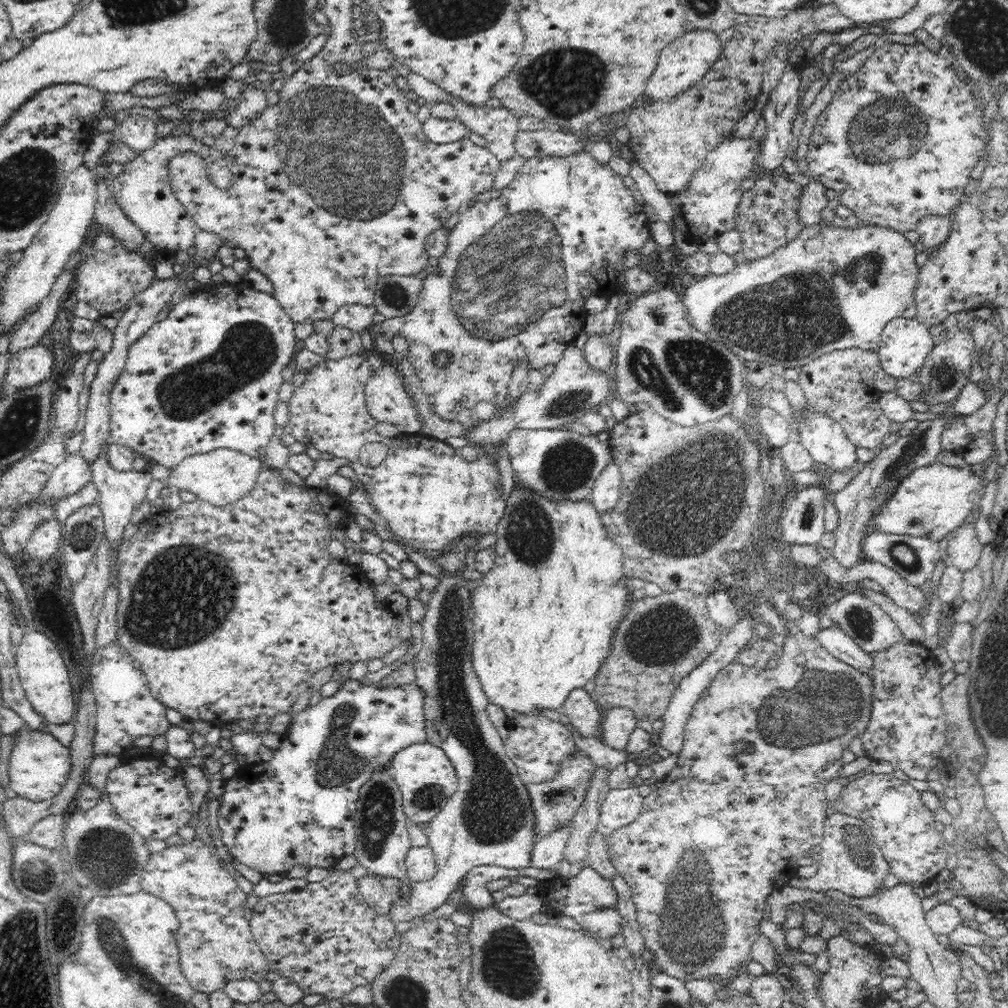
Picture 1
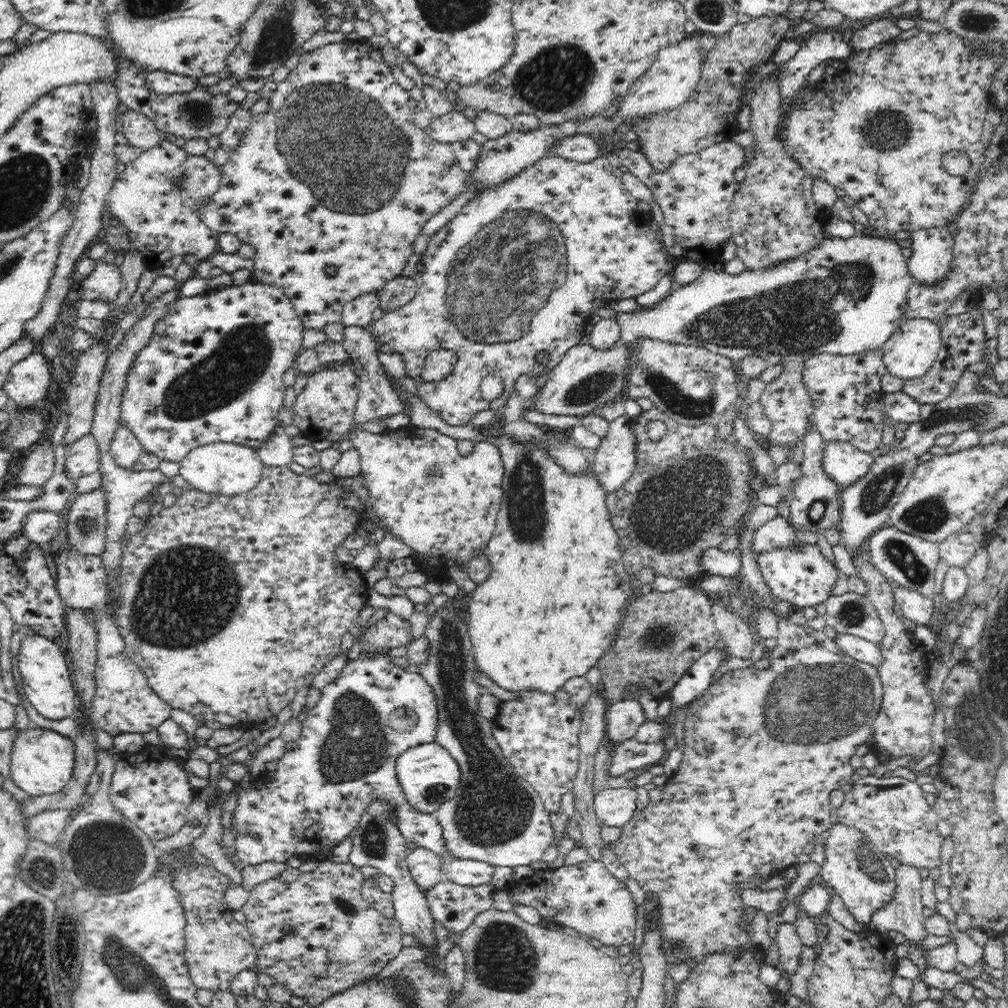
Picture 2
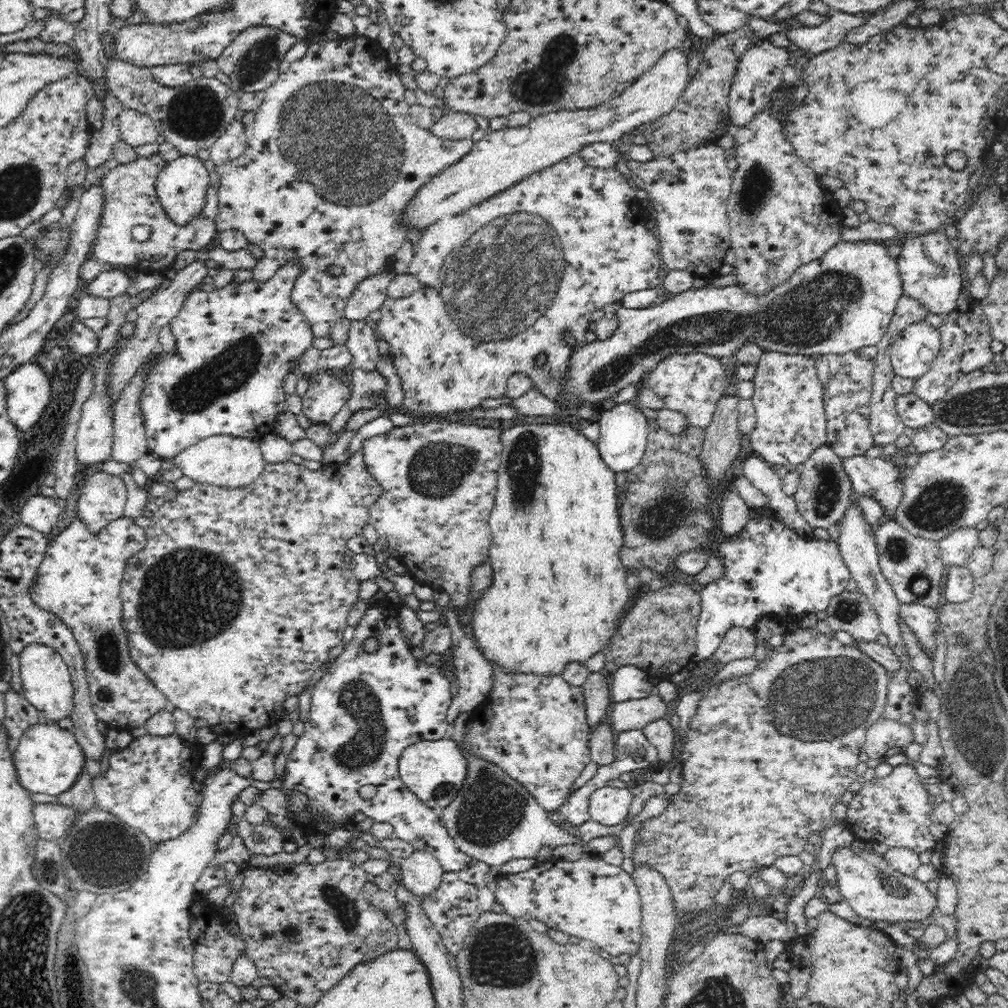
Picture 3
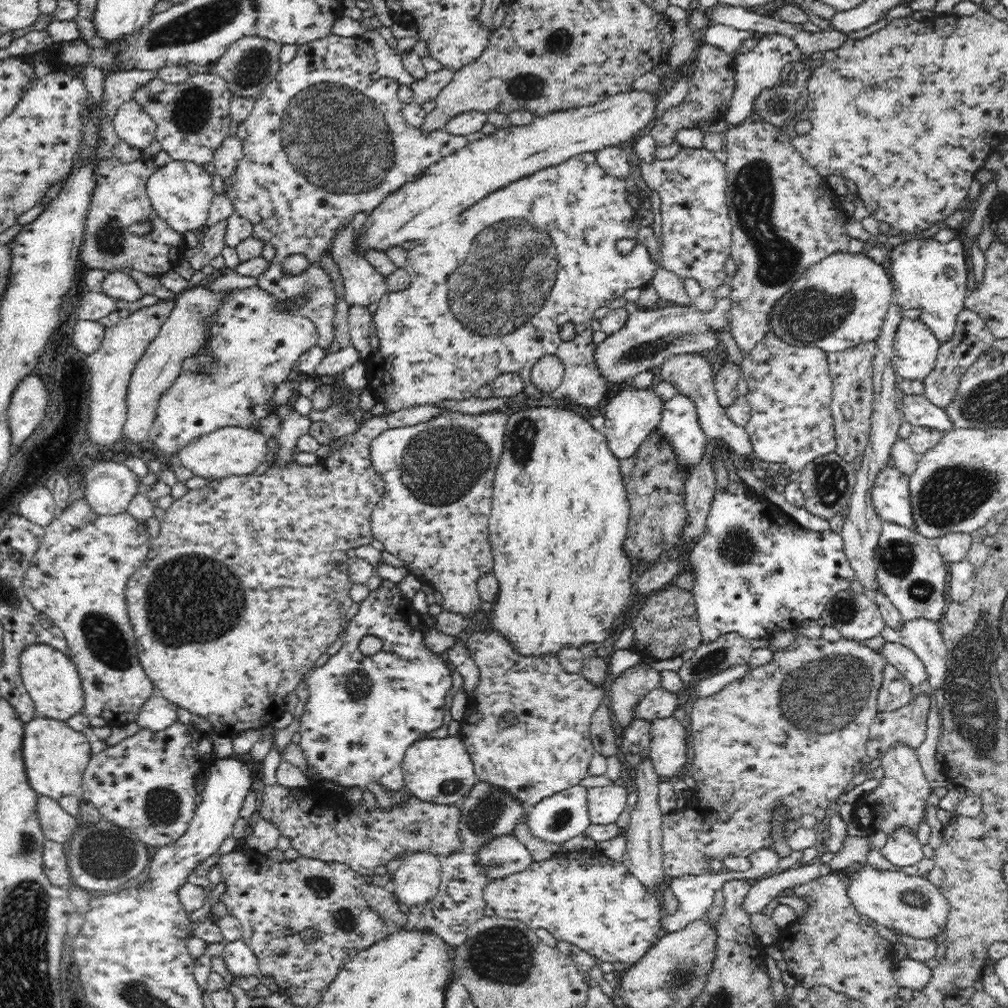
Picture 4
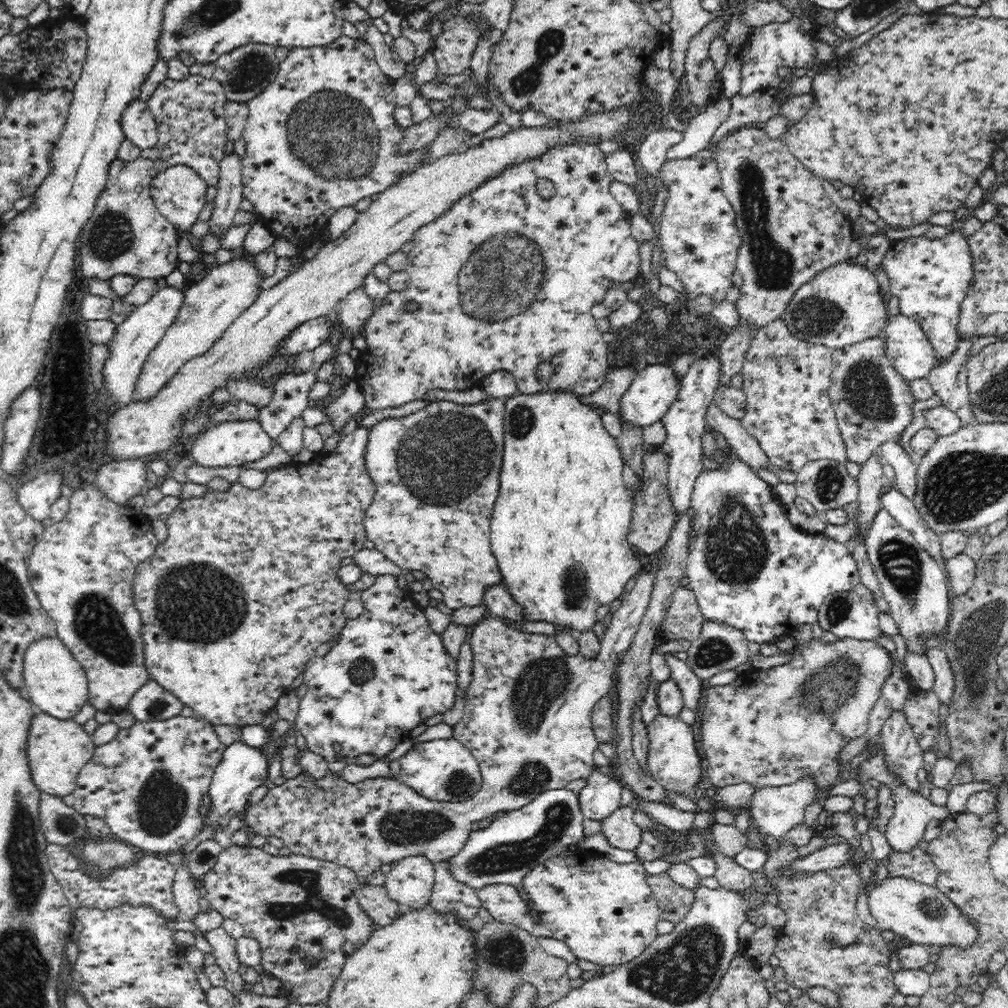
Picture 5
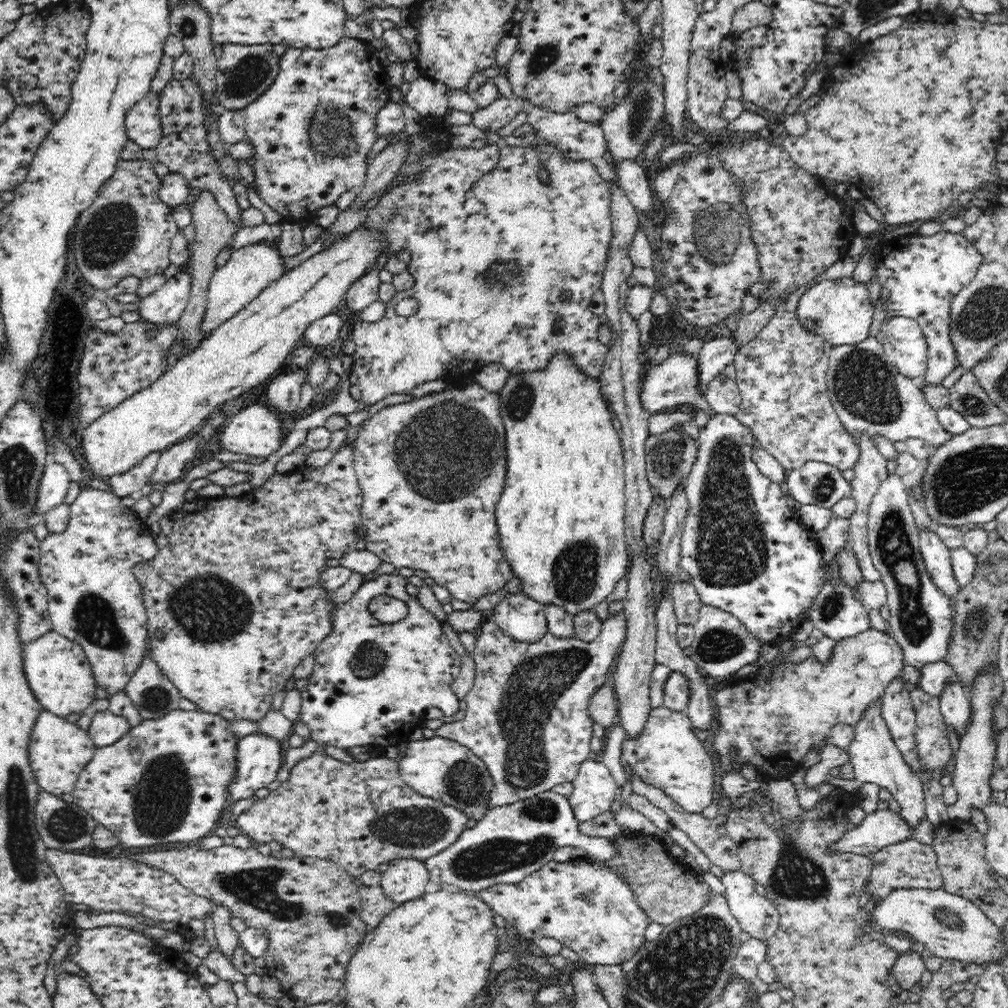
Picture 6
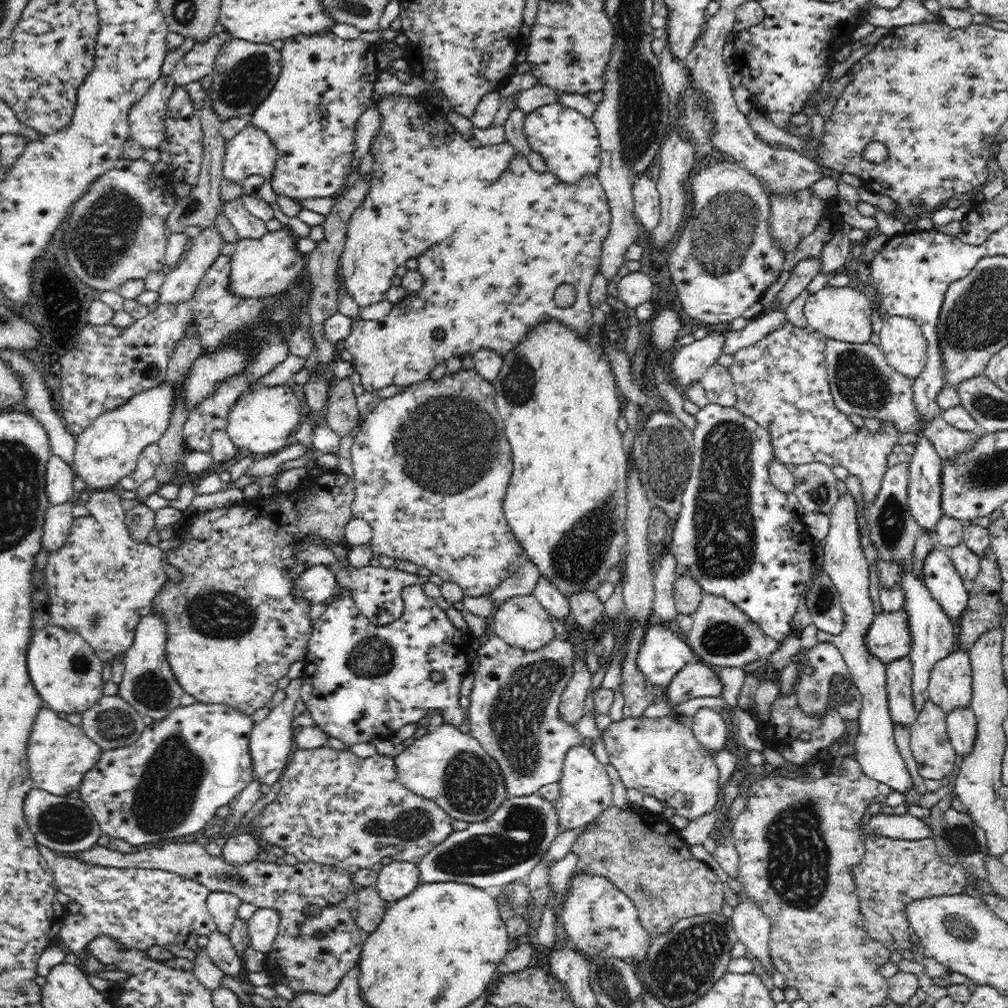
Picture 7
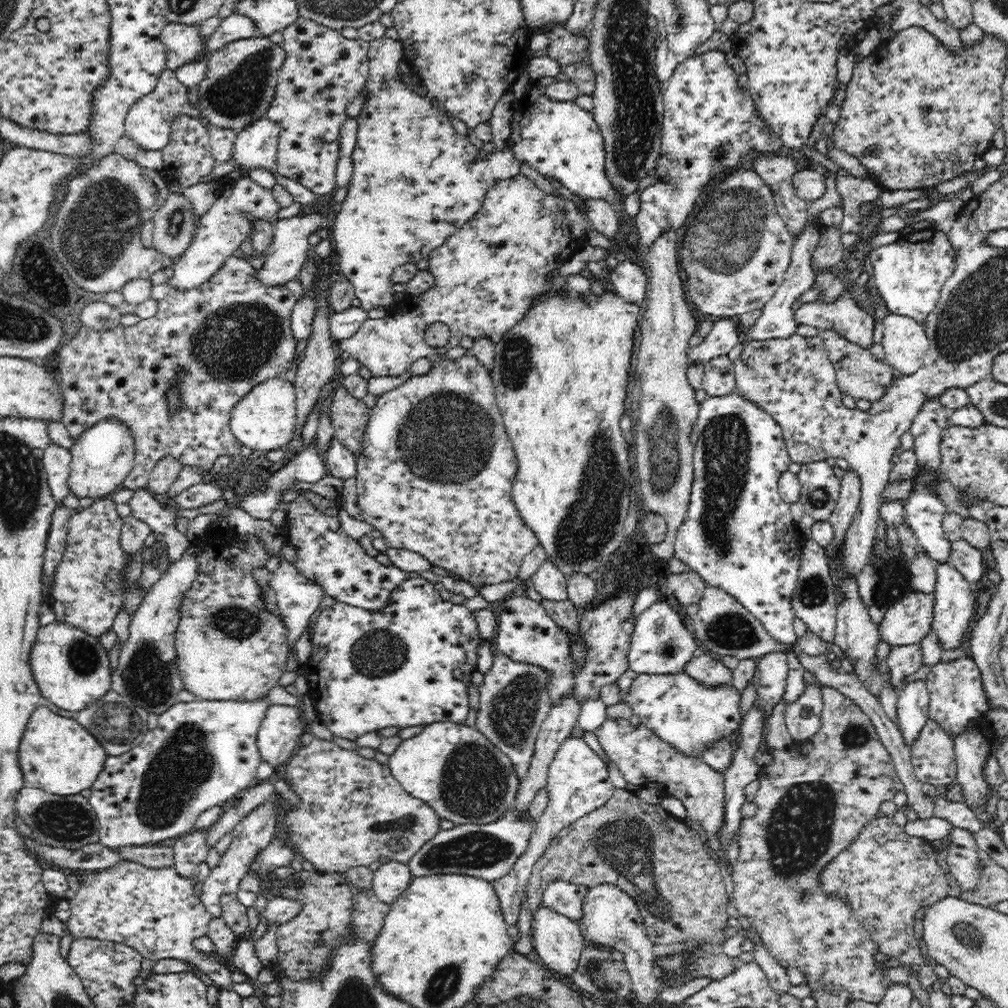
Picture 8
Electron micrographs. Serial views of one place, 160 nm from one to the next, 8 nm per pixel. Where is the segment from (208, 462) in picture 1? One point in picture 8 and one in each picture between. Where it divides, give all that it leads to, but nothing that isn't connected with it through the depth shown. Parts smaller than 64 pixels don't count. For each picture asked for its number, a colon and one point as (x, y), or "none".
2: (227, 469)
3: (225, 461)
4: (230, 451)
5: (236, 443)
6: (256, 431)
7: (261, 421)
8: (264, 420)

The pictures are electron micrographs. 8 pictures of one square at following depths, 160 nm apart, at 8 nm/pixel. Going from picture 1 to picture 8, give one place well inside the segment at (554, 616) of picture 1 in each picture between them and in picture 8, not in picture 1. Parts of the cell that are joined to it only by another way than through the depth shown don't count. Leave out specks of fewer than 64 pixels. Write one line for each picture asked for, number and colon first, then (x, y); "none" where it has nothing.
2: (557, 591)
3: (558, 594)
4: (559, 517)
5: (559, 530)
6: (561, 524)
7: (565, 504)
8: (561, 377)

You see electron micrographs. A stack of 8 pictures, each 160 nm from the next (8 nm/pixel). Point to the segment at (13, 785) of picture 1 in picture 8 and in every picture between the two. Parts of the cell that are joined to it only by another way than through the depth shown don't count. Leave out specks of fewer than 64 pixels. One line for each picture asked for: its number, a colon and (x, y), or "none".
2: (41, 763)
3: (48, 759)
4: (55, 756)
5: (56, 749)
6: (58, 749)
7: (59, 753)
8: (58, 755)

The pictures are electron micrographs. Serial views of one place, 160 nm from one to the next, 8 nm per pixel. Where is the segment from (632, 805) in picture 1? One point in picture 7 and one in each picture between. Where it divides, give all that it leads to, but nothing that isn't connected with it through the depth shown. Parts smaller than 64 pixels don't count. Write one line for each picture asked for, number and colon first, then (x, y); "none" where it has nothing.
2: (614, 807)
3: (608, 806)
4: (606, 804)
5: (601, 797)
6: (595, 790)
7: (587, 790)

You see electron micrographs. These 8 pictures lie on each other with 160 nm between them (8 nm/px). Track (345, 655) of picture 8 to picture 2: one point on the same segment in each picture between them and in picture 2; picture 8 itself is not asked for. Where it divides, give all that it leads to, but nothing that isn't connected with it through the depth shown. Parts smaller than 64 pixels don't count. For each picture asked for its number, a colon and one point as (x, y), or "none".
2: (345, 757)
3: (368, 707)
4: (363, 712)
5: (389, 673)
6: (372, 682)
7: (361, 681)

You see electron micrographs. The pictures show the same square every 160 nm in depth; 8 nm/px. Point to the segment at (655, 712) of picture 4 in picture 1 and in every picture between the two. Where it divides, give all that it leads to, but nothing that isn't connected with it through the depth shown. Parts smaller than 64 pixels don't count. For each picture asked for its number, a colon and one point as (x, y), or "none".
1: (617, 725)
2: (624, 717)
3: (631, 714)

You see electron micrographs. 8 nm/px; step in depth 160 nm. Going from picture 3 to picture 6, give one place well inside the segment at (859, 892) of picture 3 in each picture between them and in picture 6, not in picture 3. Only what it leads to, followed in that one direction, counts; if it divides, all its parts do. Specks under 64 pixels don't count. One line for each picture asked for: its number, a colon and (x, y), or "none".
4: (903, 900)
5: (922, 913)
6: (952, 927)

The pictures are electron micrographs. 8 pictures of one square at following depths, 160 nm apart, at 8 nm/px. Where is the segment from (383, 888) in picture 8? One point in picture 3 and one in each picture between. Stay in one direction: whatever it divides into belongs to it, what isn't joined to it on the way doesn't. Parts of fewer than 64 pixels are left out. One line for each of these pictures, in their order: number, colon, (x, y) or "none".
3: (422, 873)
4: (417, 879)
5: (411, 881)
6: (406, 879)
7: (395, 881)

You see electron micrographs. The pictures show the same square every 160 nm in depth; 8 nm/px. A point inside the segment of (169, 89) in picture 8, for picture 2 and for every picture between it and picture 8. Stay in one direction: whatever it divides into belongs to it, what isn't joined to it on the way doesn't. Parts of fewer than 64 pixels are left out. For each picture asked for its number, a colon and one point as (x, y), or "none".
2: (141, 133)
3: (137, 129)
4: (133, 125)
5: (139, 126)
6: (142, 124)
7: (146, 118)

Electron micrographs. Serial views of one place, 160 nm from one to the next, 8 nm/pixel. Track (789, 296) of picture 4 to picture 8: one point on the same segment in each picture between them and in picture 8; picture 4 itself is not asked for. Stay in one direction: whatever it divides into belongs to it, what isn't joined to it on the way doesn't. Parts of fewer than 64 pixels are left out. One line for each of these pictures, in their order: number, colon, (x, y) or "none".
5: (843, 305)
6: (840, 310)
7: (842, 313)
8: (844, 316)

